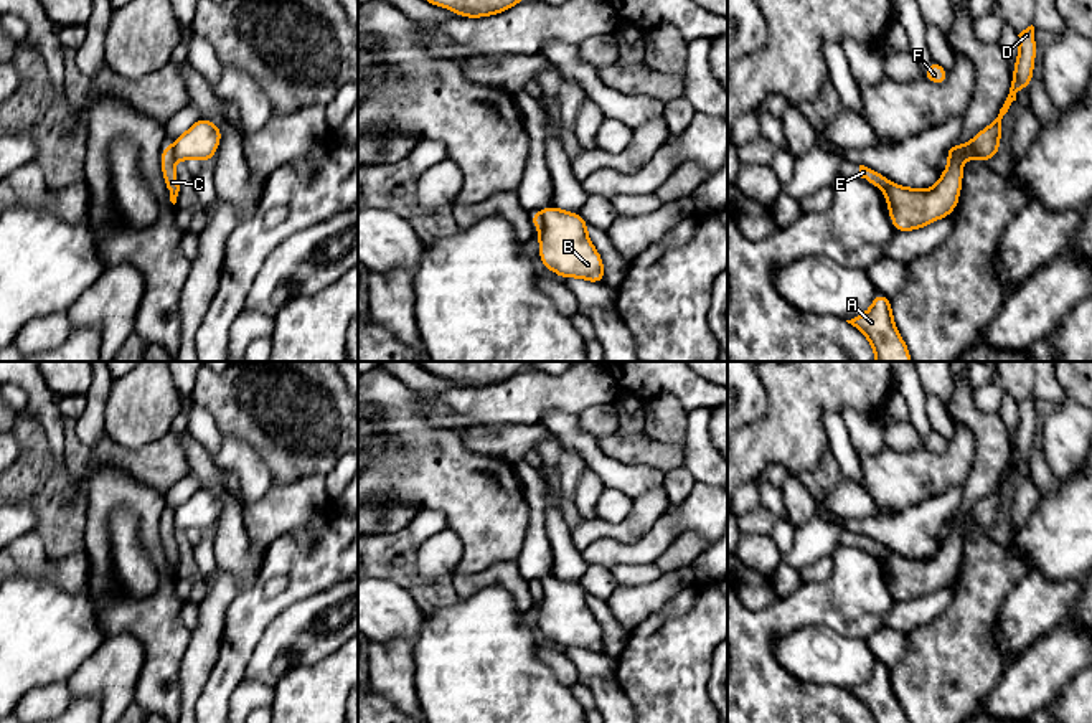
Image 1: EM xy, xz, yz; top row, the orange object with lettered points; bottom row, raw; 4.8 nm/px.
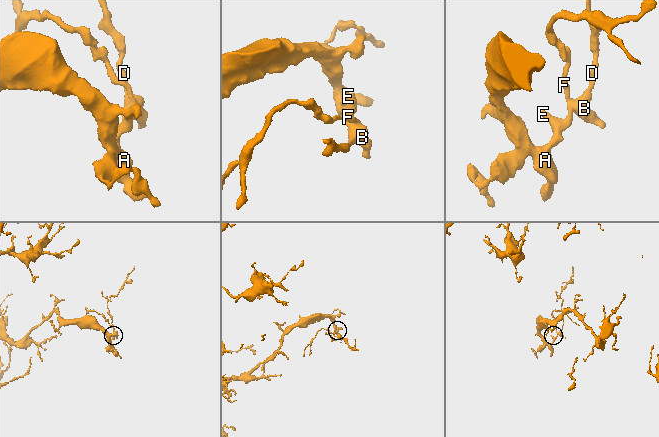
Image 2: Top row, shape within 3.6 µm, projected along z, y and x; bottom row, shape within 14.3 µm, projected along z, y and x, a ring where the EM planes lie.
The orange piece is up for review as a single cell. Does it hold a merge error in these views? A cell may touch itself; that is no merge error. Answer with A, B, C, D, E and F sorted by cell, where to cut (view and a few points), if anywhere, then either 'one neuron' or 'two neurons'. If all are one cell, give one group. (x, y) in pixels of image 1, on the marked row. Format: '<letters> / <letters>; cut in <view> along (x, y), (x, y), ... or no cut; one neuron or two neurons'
A C E / B D F; cut in yz along (949, 157), (959, 149), (969, 157); two neurons

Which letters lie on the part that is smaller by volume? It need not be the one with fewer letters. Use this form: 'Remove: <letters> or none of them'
Remove: B, D, F

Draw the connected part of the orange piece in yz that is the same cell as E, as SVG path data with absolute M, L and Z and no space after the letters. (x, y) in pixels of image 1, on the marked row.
M958 149L937 185L927 190L896 185L864 165L859 165L859 177L884 191L894 231L912 231L953 213L962 190L962 163L967 158Z

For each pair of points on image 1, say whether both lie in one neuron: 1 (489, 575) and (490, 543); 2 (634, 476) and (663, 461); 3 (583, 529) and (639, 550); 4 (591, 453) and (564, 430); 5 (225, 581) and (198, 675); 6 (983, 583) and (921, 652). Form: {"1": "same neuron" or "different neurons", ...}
{"1": "different neurons", "2": "different neurons", "3": "different neurons", "4": "same neuron", "5": "same neuron", "6": "same neuron"}

